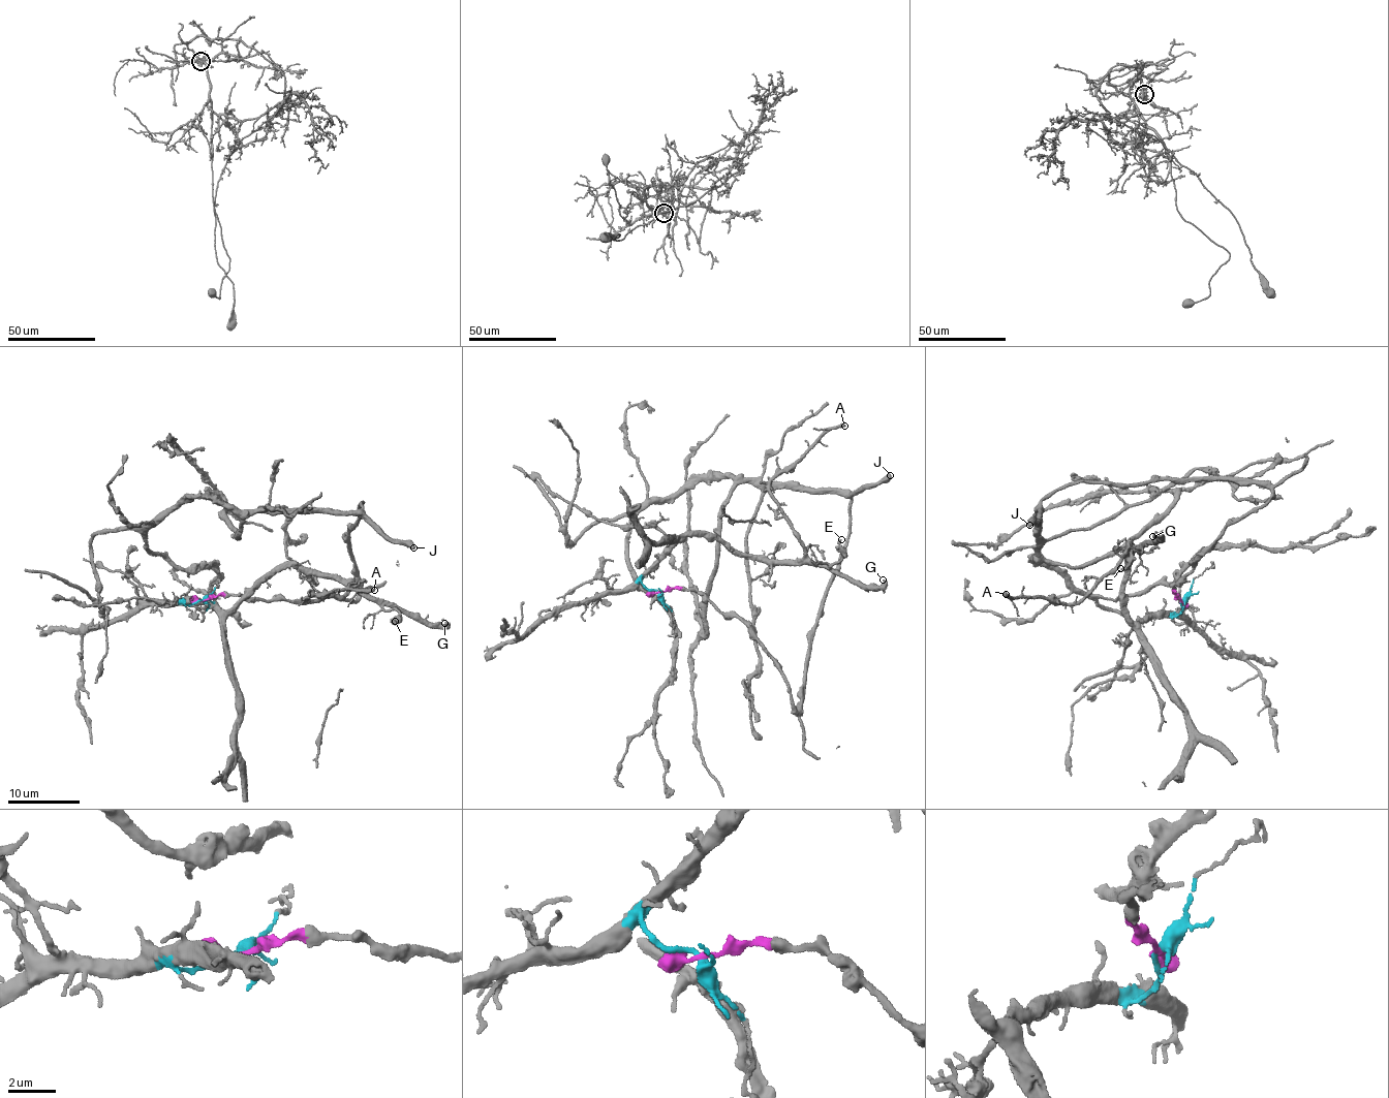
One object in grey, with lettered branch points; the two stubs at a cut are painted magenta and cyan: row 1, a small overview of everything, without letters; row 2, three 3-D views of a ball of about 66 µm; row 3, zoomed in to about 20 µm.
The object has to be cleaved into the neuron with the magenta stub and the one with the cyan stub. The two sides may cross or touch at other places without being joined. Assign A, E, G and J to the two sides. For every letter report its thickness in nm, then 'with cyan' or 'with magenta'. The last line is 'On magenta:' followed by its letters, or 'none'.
A: 400 nm thick; with cyan
E: 240 nm thick; with cyan
G: 240 nm thick; with cyan
J: 500 nm thick; with magenta
On magenta: J

